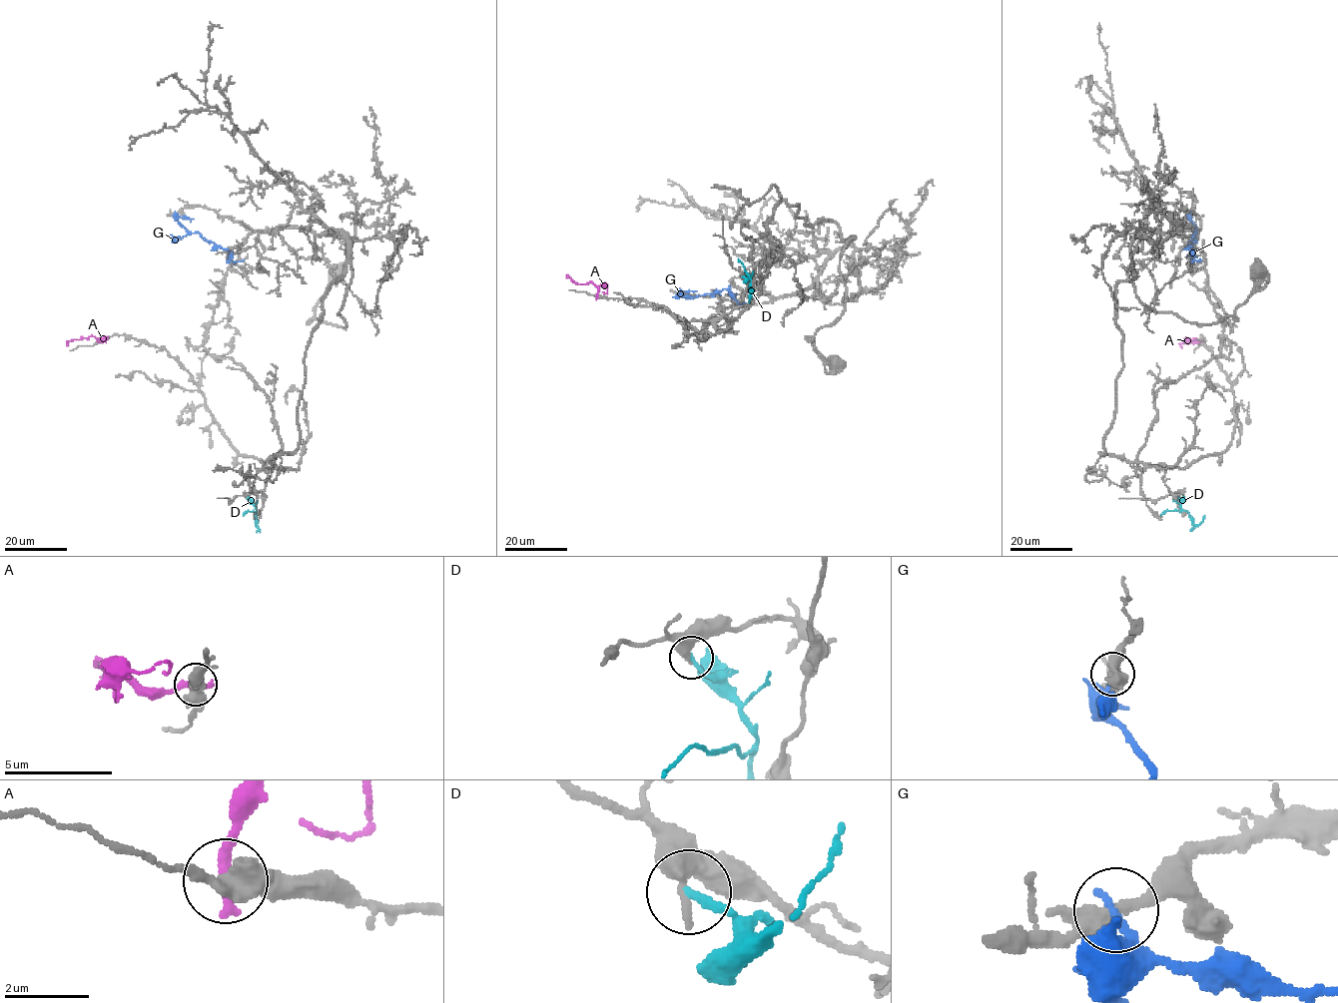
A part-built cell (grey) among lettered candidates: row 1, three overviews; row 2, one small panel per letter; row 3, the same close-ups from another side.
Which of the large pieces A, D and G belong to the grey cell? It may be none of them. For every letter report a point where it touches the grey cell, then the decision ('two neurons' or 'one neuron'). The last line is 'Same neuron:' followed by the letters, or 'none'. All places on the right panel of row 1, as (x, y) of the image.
A: (1199, 341) | two neurons
D: (1177, 497) | two neurons
G: (1190, 213) | two neurons
Same neuron: none

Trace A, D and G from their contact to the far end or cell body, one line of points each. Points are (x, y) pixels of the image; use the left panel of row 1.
A: (97, 340), (88, 336), (69, 340), (67, 345)
D: (247, 498), (257, 509), (257, 526), (255, 517)
G: (176, 213), (177, 220), (187, 231), (198, 233), (225, 249), (234, 262), (244, 260)

